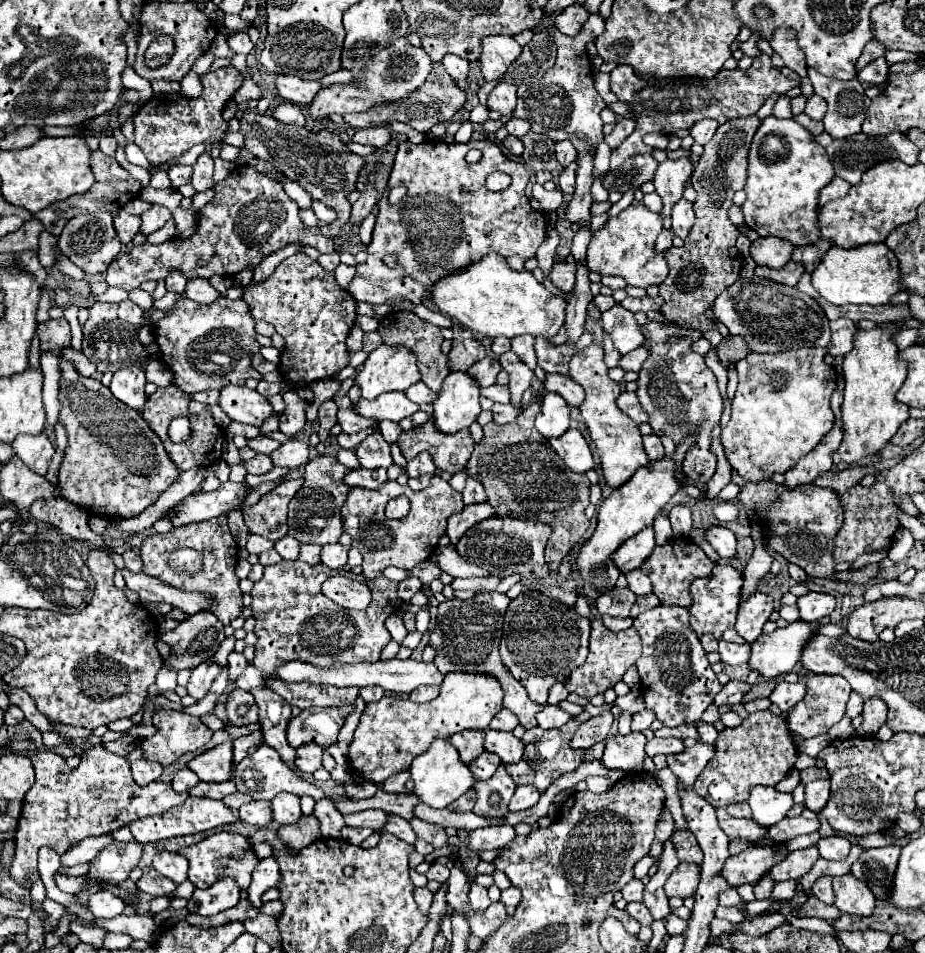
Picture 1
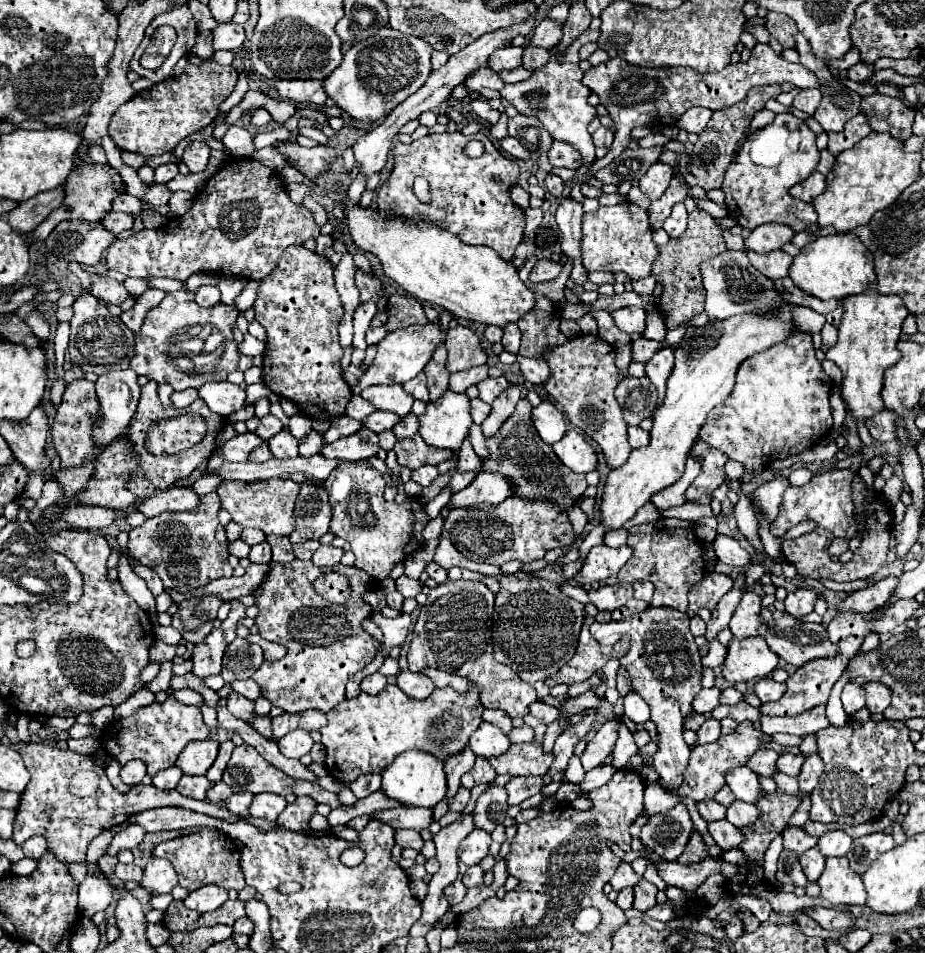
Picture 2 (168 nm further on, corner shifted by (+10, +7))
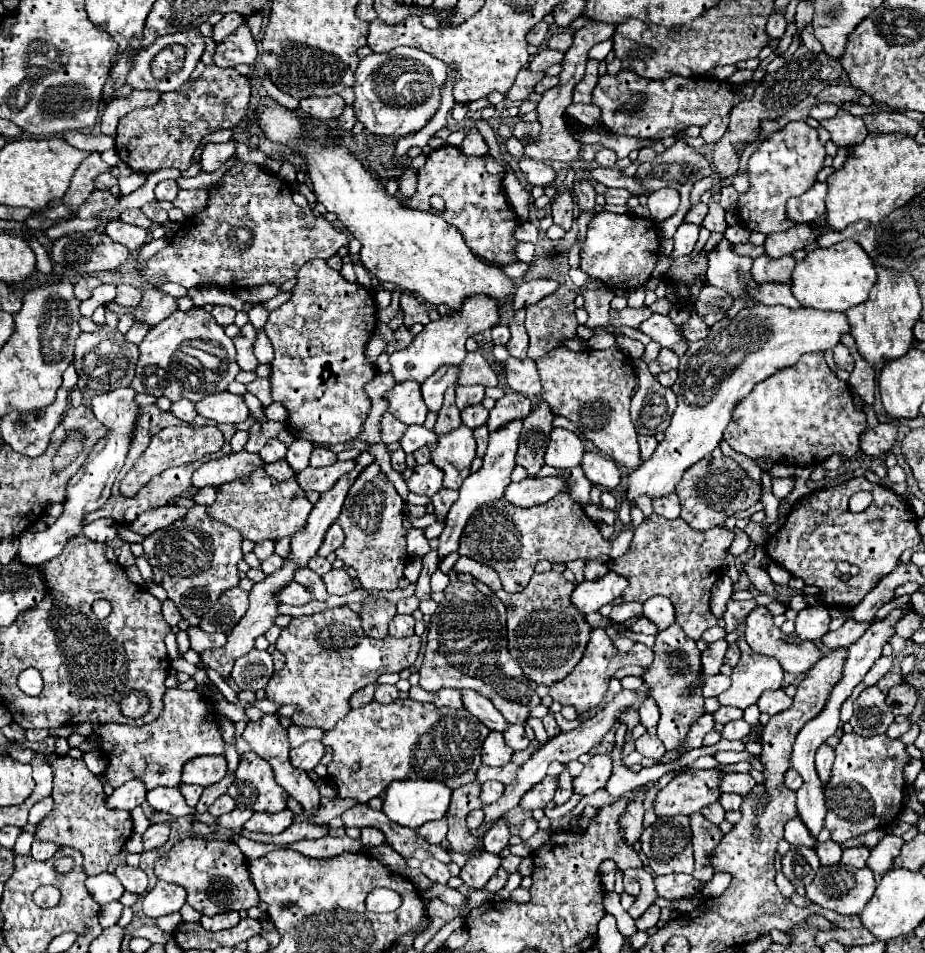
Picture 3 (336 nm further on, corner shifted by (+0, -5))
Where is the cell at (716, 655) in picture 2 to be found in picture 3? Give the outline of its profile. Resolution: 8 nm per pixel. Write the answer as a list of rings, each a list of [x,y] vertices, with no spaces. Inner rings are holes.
[[[712,675],[704,681],[704,687],[702,687],[702,695],[704,697],[718,697],[720,693],[724,693],[726,689],[730,687],[730,679],[726,675]]]

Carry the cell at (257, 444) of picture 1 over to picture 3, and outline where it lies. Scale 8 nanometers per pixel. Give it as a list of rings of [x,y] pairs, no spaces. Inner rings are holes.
[[[240,451],[236,455],[226,455],[220,457],[216,461],[208,461],[204,463],[194,475],[192,475],[192,485],[196,489],[202,487],[218,487],[222,483],[234,481],[242,475],[250,475],[252,471],[256,471],[256,467],[262,467],[262,459],[254,453],[246,453]]]

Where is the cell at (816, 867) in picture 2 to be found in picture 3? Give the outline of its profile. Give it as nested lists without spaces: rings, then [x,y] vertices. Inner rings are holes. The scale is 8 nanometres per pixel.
[[[828,839],[824,843],[818,843],[816,853],[818,853],[822,865],[830,865],[830,863],[838,863],[840,861],[842,847],[840,847],[840,843],[834,843],[832,839]]]

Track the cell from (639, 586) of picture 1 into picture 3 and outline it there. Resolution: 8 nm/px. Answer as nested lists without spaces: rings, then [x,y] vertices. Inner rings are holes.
[[[650,597],[644,603],[644,617],[648,617],[662,631],[676,621],[674,605],[666,597]]]

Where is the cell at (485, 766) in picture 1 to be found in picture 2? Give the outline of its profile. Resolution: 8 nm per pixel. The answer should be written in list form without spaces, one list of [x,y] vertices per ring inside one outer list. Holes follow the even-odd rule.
[[[476,757],[476,765],[472,767],[472,771],[468,771],[468,775],[462,775],[462,785],[466,789],[472,789],[482,783],[492,783],[494,777],[496,777],[496,771],[492,771],[492,765],[488,763],[488,759]]]

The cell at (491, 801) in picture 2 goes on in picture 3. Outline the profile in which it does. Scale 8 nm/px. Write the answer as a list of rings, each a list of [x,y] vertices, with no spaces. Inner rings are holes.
[[[498,819],[484,837],[484,849],[492,855],[498,855],[504,847],[508,847],[508,839],[510,839],[510,831],[508,831],[506,821]]]

